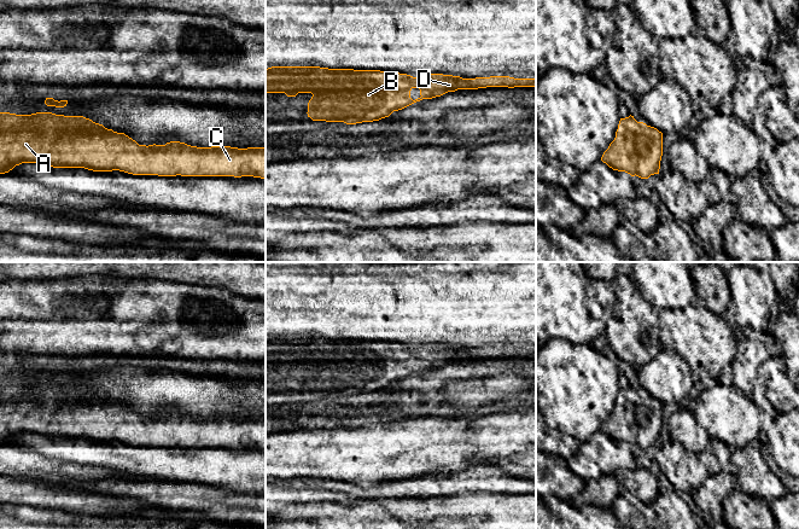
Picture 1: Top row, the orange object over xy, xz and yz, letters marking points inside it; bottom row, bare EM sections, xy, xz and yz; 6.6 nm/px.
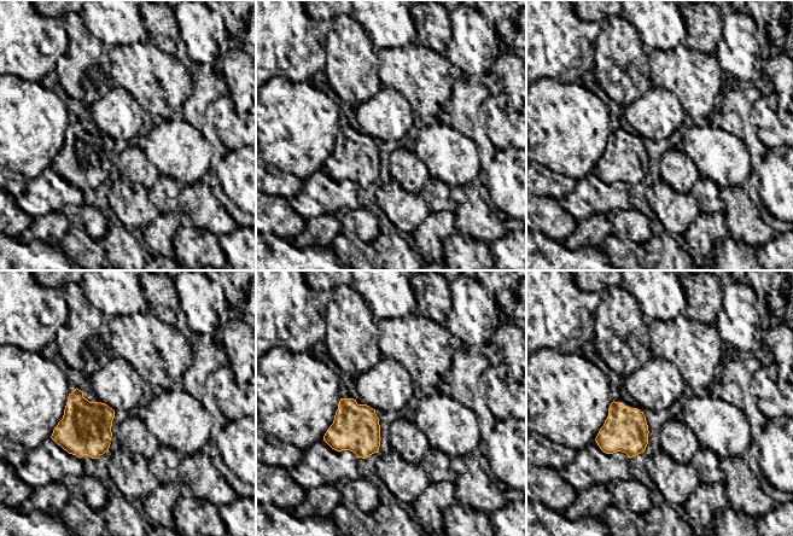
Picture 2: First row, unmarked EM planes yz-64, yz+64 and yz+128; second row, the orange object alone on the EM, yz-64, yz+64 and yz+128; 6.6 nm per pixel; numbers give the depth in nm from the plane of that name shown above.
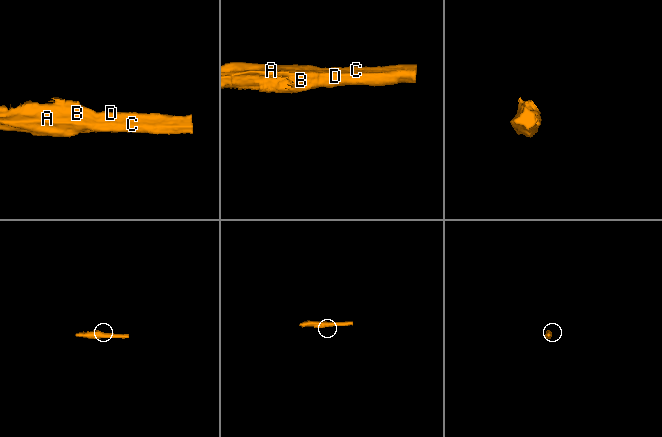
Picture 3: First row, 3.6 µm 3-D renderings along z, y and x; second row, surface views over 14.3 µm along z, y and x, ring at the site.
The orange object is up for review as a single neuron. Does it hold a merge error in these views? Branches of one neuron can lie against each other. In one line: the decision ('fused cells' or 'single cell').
single cell

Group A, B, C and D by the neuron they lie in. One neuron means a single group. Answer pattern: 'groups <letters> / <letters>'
groups A B C D

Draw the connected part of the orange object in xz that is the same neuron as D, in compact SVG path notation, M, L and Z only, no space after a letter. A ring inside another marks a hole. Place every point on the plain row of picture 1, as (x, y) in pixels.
M272 337L266 339L266 364L285 364L287 367L296 367L298 364L311 364L313 367L308 373L308 388L313 391L344 393L346 395L379 391L389 388L393 382L402 380L422 370L441 367L448 362L486 357L536 357L536 349L514 349L509 347L462 349L460 347L443 344L428 344L413 348L395 342L328 339L320 337ZM413 359L420 360L421 367L415 371L410 368L410 361Z

